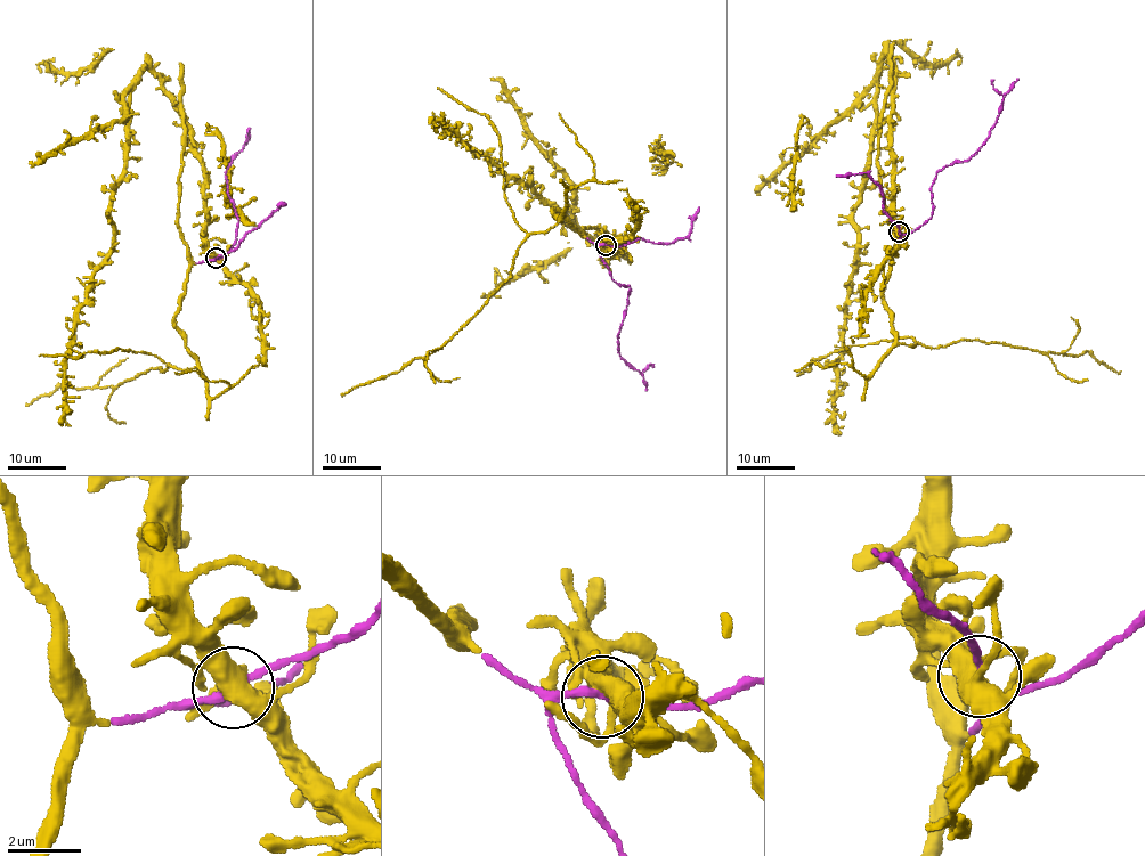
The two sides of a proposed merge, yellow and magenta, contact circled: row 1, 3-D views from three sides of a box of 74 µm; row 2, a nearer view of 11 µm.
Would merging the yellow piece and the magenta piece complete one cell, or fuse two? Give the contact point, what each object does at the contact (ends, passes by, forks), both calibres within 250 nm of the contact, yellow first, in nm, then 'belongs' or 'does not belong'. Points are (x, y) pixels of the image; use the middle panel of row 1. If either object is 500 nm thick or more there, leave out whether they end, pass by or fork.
at (606, 245); yellow forks there; magenta passes by; 440 nm thick on the yellow side, 180 nm on the other; belongs

